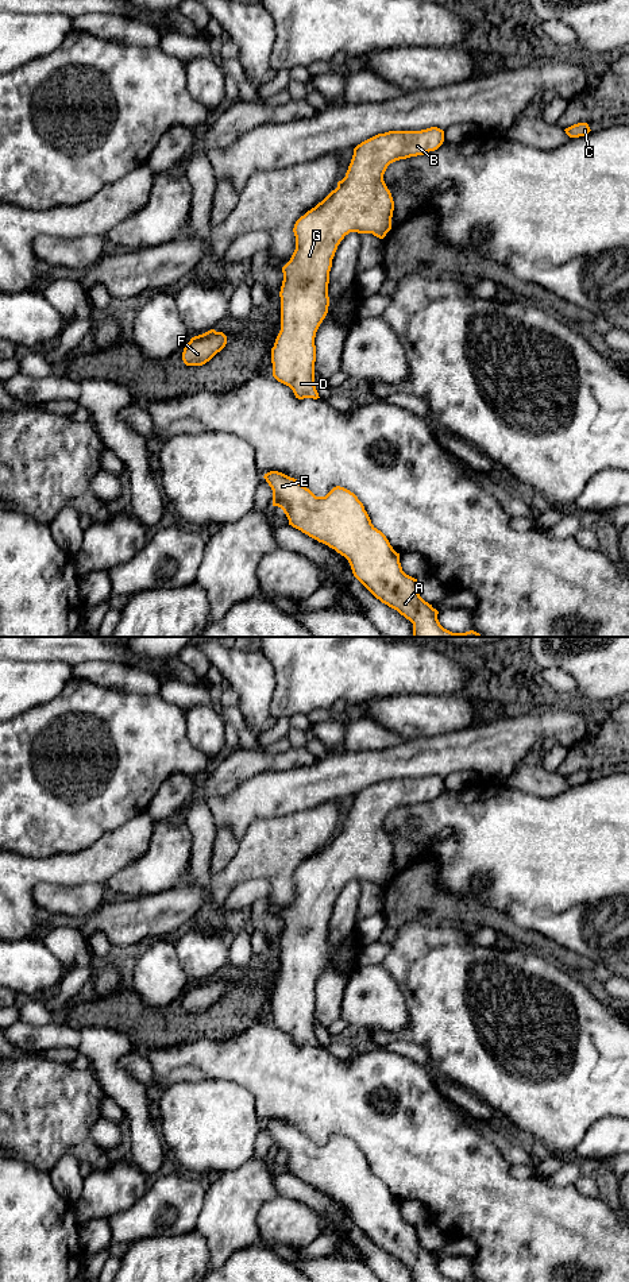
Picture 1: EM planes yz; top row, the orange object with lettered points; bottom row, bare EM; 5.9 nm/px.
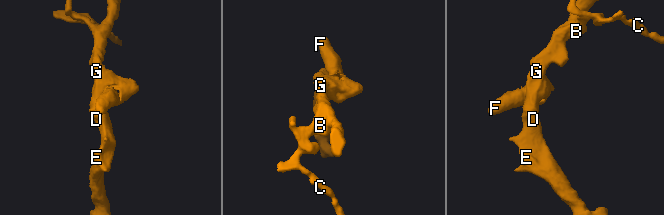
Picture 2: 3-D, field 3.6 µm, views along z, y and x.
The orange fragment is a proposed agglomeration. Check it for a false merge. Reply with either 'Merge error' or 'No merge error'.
No merge error

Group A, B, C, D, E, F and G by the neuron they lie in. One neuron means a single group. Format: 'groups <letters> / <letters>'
groups A B C D E F G

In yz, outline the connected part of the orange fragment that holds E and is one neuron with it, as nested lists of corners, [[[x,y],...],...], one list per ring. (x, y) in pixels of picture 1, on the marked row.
[[[270,471],[263,478],[273,490],[273,506],[283,510],[289,525],[344,556],[354,576],[377,599],[413,623],[413,637],[482,637],[474,630],[452,633],[440,625],[439,611],[420,596],[417,579],[402,571],[400,553],[393,549],[386,536],[371,524],[363,503],[354,493],[336,486],[325,497],[316,497],[297,479],[282,472]]]

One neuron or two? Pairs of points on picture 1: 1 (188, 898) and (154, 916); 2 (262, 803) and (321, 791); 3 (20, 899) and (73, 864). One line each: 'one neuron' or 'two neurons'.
1: one neuron
2: one neuron
3: one neuron

